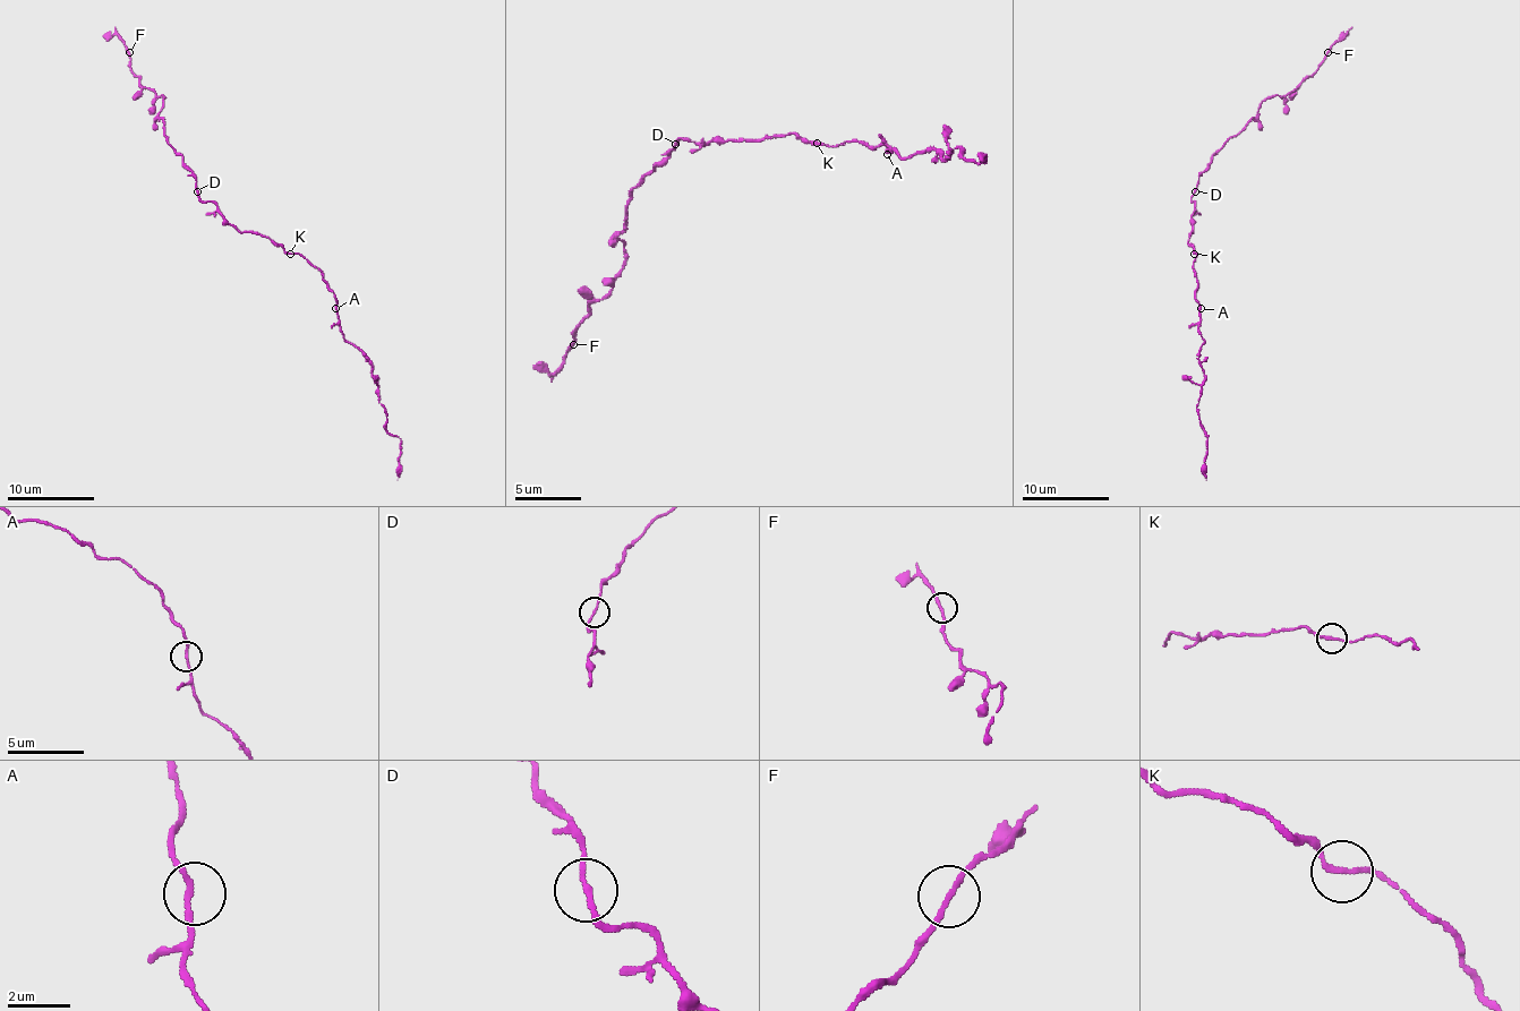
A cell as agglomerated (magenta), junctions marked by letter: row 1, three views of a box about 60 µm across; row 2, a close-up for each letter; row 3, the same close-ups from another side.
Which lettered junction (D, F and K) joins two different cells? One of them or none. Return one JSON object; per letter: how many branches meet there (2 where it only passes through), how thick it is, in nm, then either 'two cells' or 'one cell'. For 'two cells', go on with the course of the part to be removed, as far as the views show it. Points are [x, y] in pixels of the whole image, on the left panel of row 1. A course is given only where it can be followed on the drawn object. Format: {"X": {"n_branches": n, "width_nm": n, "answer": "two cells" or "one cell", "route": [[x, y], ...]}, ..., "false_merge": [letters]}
{"D": {"n_branches": 2, "width_nm": 160, "answer": "one cell"}, "F": {"n_branches": 2, "width_nm": 170, "answer": "one cell"}, "K": {"n_branches": 2, "width_nm": 160, "answer": "one cell"}, "false_merge": []}

